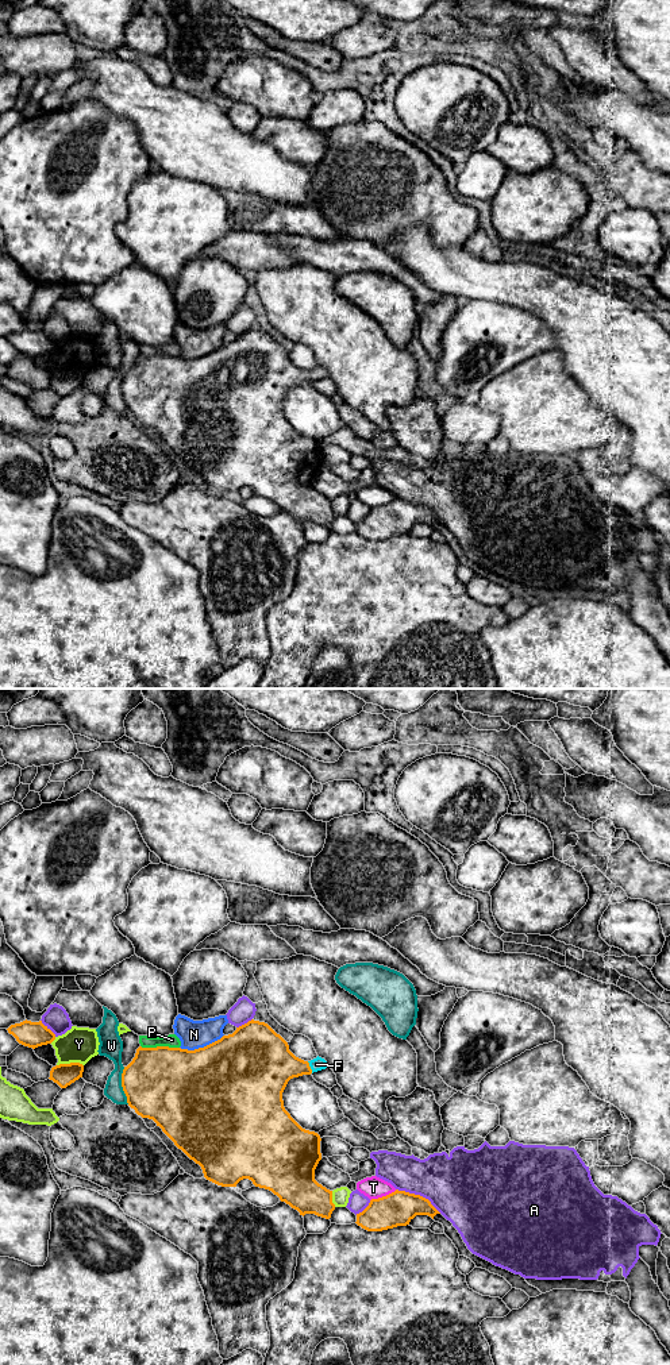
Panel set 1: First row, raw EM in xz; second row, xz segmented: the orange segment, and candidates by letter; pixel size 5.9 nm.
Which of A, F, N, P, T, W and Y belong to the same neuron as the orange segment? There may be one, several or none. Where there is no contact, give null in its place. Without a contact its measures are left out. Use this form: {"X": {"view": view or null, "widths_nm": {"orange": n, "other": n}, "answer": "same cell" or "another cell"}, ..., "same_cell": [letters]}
{"A": {"view": "xz", "widths_nm": {"orange": 200, "other": 380}, "answer": "another cell"}, "F": {"view": "xz", "widths_nm": {"orange": 320, "other": 80}, "answer": "same cell"}, "N": {"view": "xz", "widths_nm": {"orange": 500, "other": 170}, "answer": "another cell"}, "P": {"view": "xz", "widths_nm": {"orange": 460, "other": 80}, "answer": "another cell"}, "T": {"view": "xz", "widths_nm": {"orange": 200, "other": 130}, "answer": "another cell"}, "W": {"view": "xz", "widths_nm": {"orange": 440, "other": 140}, "answer": "another cell"}, "Y": {"view": "xz", "widths_nm": {"orange": 140, "other": 200}, "answer": "another cell"}, "same_cell": ["F"]}

